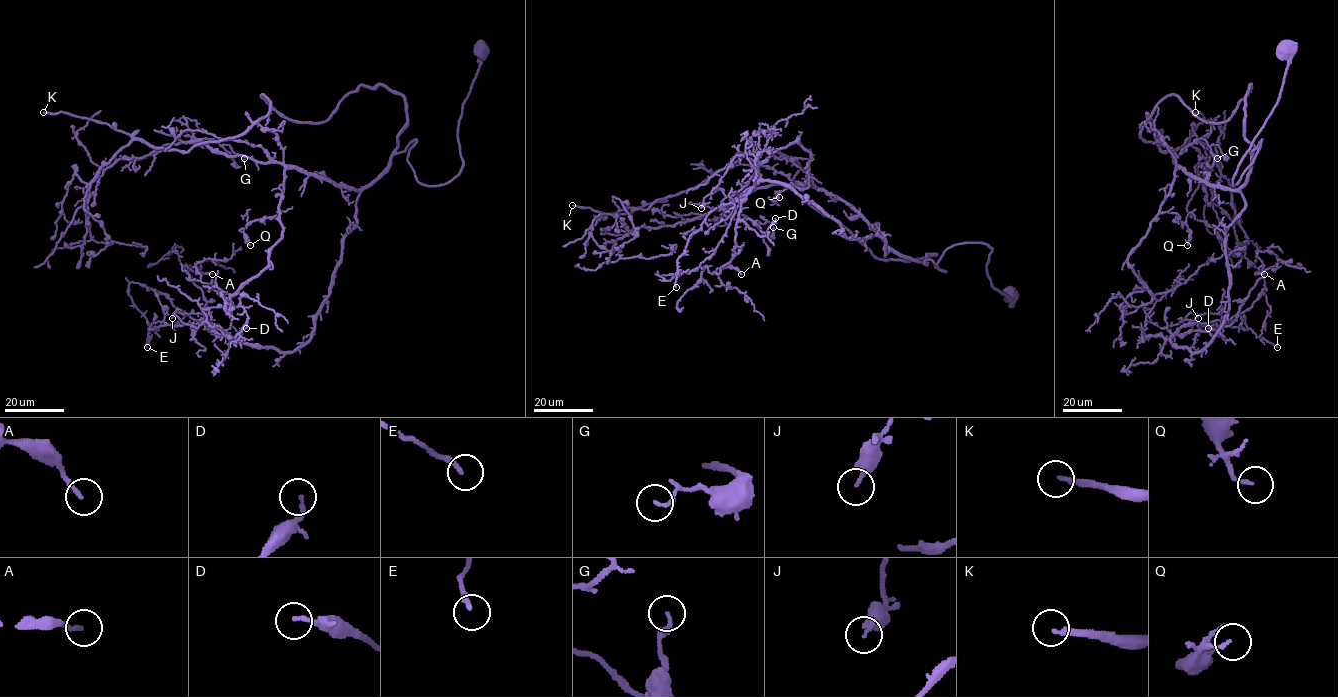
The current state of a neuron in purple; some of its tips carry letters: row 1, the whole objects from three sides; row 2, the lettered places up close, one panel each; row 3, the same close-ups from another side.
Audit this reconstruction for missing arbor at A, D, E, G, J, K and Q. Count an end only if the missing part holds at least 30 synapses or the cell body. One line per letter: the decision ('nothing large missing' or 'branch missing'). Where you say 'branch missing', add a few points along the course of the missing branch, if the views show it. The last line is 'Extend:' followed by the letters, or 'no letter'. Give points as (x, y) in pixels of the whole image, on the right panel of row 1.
A: nothing large missing
D: nothing large missing
E: nothing large missing
G: nothing large missing
J: nothing large missing
K: branch missing; course (1195, 112), (1180, 96), (1185, 119), (1204, 142), (1199, 178), (1201, 208), (1213, 217), (1221, 245), (1253, 291)
Q: nothing large missing
Extend: K

